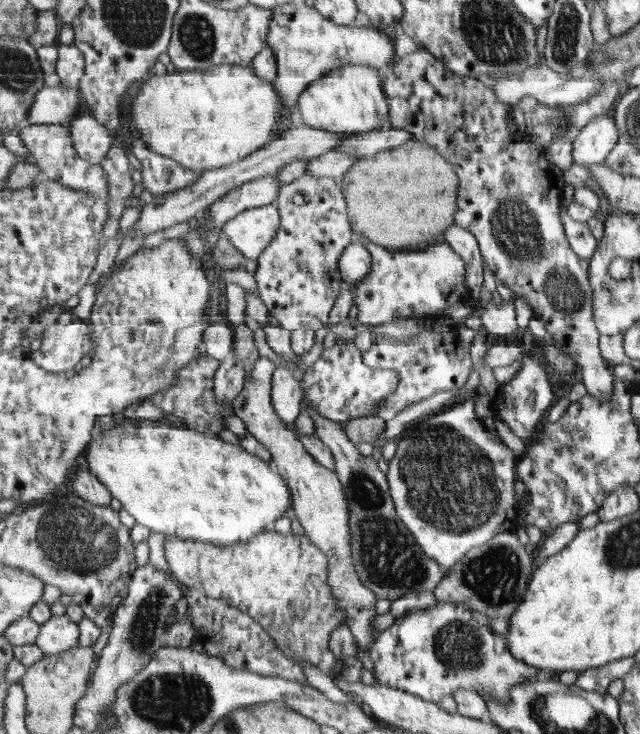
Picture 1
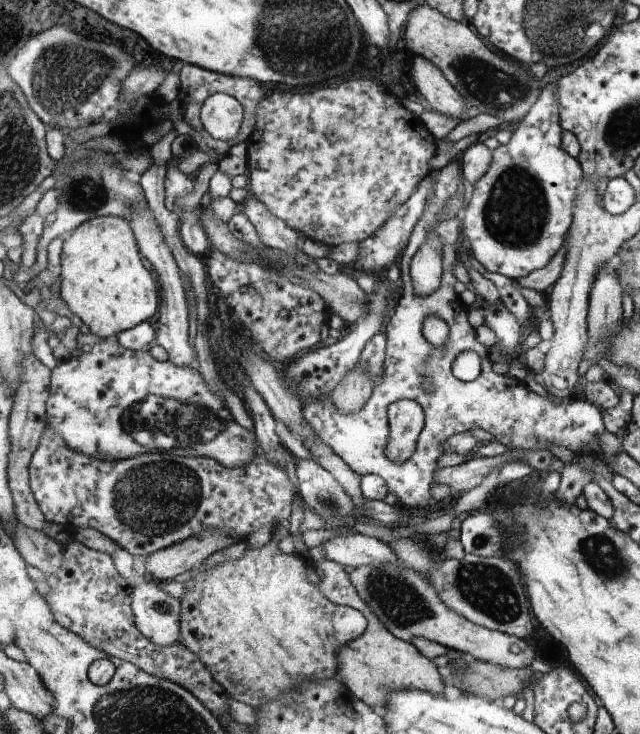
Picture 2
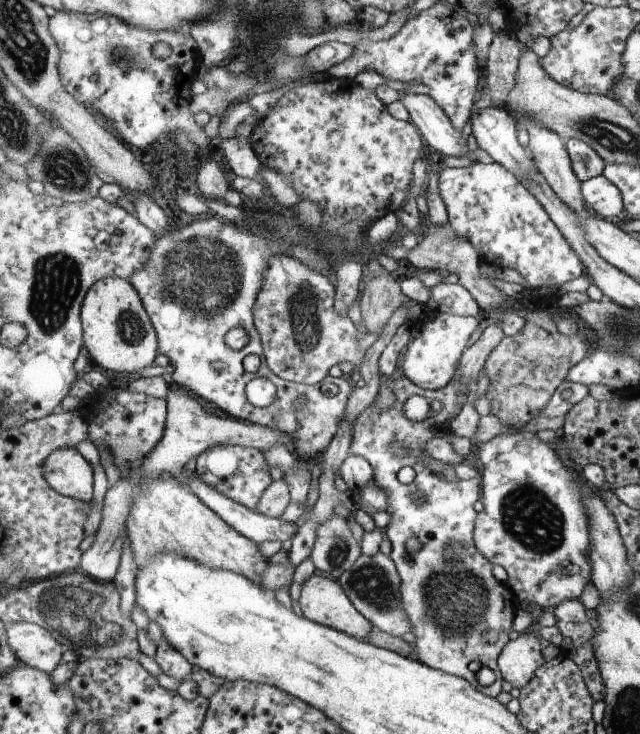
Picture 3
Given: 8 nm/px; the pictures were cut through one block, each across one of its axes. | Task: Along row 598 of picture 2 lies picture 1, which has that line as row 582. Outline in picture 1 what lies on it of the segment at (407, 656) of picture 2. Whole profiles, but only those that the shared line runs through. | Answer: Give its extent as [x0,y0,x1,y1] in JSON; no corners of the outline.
[233,357,378,654]

